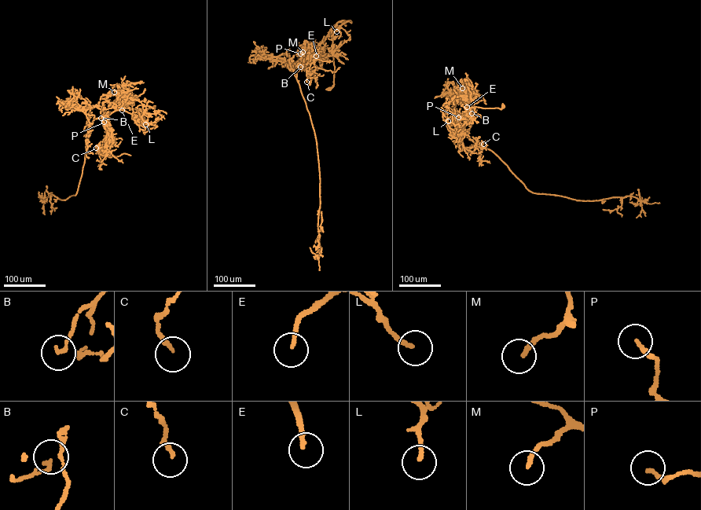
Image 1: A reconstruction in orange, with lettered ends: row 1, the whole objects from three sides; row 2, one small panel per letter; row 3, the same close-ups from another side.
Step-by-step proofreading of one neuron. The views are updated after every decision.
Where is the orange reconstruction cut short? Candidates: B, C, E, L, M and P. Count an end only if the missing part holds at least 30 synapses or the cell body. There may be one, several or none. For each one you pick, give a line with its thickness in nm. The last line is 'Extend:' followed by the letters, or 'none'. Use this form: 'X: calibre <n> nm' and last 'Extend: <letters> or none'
E: calibre 190 nm
L: calibre 170 nm
Extend: E, L

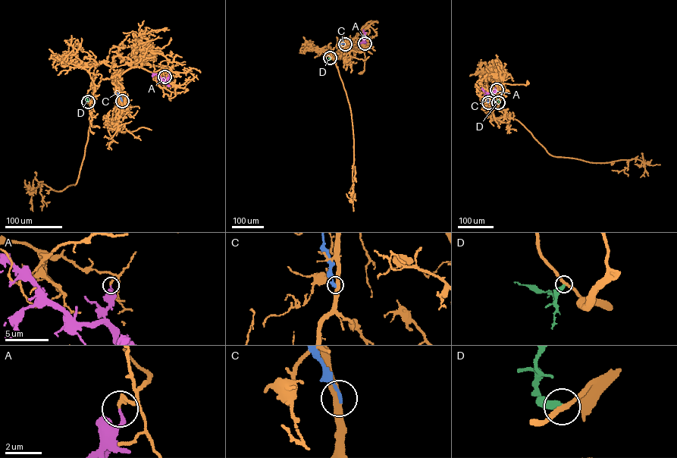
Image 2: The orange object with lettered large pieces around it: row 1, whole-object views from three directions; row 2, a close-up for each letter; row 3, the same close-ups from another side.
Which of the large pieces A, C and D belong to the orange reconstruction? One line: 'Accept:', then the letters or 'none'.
Accept: none

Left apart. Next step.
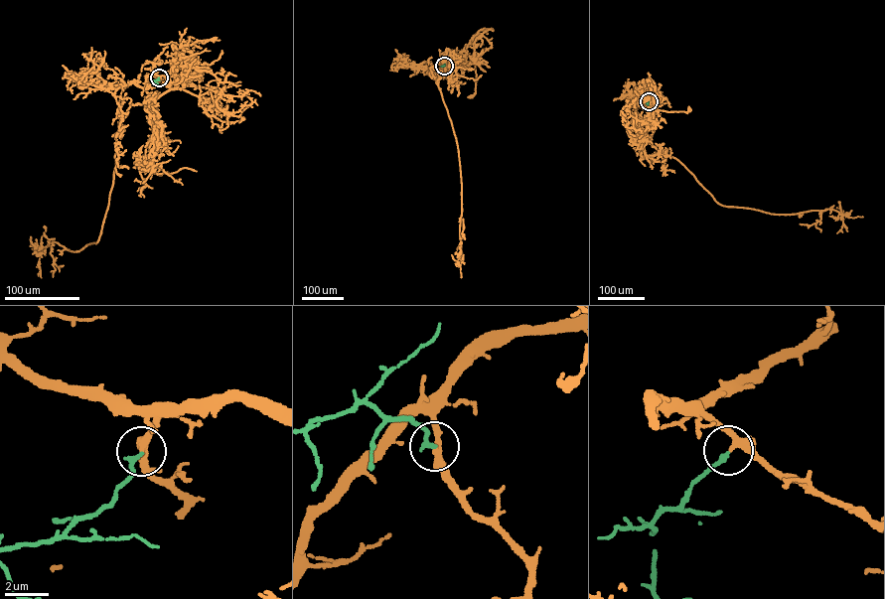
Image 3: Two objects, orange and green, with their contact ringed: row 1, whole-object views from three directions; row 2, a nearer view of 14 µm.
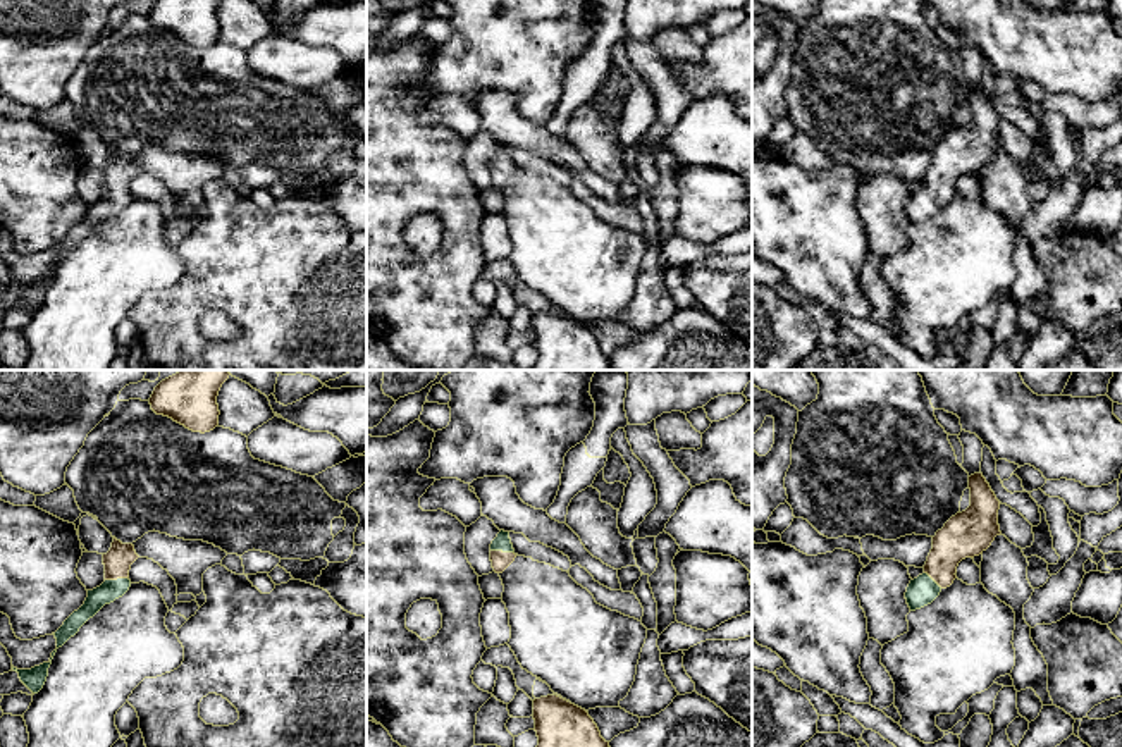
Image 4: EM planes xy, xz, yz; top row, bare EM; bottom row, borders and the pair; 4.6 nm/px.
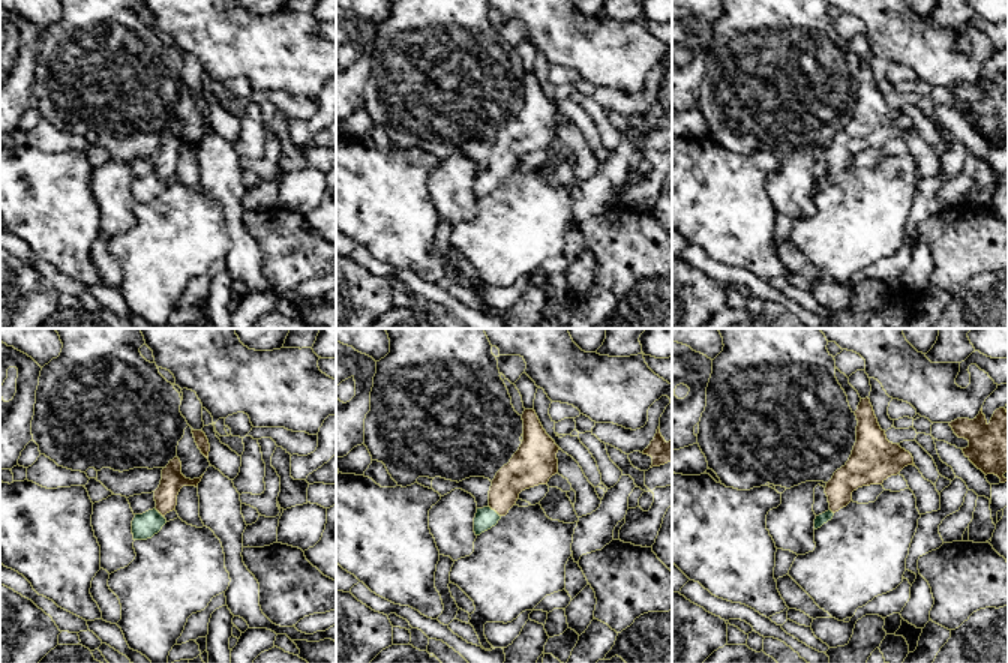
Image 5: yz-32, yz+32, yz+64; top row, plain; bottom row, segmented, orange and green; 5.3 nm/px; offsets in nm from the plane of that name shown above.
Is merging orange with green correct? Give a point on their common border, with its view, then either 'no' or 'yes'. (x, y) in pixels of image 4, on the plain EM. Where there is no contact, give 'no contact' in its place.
meets orange in xy at (116, 193); yes

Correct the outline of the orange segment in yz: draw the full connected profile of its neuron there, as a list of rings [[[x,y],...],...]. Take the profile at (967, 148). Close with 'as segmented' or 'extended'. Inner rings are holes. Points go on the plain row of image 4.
[[[983,88],[969,91],[971,120],[952,131],[933,151],[933,164],[924,188],[910,194],[905,213],[910,225],[931,219],[957,193],[957,181],[965,172],[983,169],[1000,150],[1000,115]]]; extended

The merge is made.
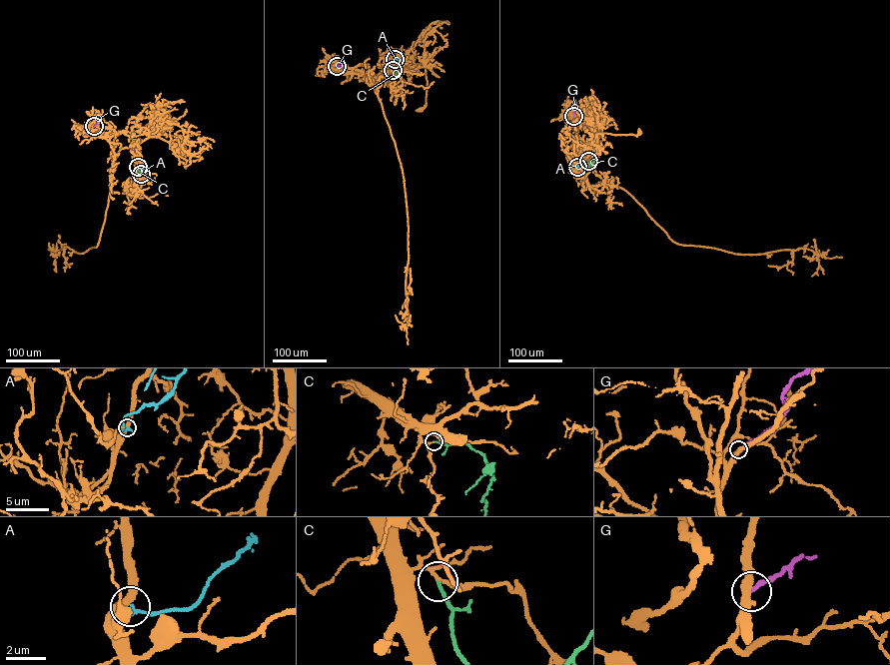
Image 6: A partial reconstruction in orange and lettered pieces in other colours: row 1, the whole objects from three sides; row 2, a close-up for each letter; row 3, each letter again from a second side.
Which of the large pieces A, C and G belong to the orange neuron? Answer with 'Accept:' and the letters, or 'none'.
Accept: C, G

